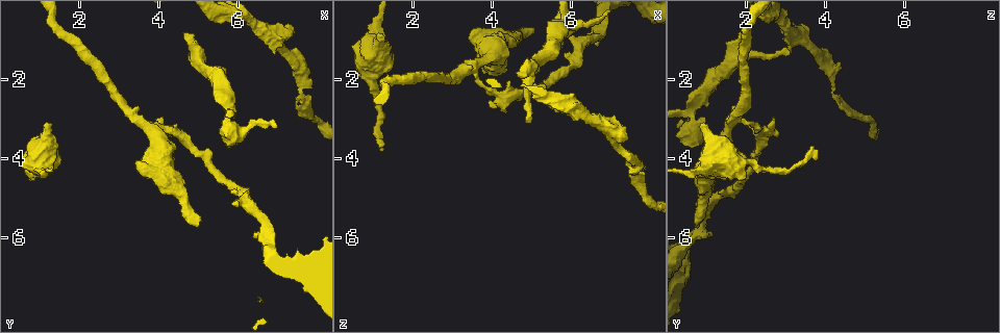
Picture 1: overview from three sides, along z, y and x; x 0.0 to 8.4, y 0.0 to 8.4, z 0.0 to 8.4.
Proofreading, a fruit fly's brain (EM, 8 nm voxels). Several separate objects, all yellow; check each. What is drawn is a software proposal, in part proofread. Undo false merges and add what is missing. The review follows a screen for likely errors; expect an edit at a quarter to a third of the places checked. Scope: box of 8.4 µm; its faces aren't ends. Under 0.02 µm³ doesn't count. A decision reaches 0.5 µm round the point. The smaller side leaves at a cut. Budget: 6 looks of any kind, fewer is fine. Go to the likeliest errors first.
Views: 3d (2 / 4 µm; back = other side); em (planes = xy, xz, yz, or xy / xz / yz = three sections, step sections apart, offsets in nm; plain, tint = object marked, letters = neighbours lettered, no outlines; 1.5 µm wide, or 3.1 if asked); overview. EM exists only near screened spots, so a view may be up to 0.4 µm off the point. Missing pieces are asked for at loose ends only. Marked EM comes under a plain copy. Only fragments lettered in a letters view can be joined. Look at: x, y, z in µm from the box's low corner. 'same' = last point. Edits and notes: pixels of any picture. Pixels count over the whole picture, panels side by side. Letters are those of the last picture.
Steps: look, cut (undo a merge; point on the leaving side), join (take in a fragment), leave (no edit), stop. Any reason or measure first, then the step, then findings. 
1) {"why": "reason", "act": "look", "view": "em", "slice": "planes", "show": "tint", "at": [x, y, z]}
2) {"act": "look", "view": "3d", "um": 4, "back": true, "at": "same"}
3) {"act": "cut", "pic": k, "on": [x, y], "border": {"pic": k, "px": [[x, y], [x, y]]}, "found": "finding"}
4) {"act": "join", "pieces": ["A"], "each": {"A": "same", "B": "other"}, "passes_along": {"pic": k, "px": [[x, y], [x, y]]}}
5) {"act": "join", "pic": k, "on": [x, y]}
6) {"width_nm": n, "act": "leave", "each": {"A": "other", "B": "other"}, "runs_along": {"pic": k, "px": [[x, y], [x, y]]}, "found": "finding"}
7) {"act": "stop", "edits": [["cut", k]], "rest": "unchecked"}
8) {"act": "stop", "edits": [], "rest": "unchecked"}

{"why": "an open end", "act": "look", "view": "em", "slice": "yz", "step": 8, "show": "letters", "at": [5.00, 5.75, 0.85]}

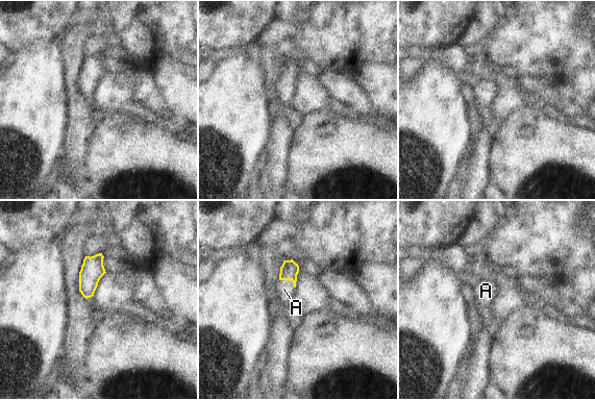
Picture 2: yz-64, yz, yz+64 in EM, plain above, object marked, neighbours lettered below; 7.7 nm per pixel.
{"act": "join", "pieces": ["A"], "each": {"A": "same"}, "found": "the neuron continues"}

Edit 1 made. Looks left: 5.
{"why": "stops while still wide", "act": "look", "view": "em", "slice": "yz", "step": 4, "show": "letters", "at": [1.25, 3.15, 0.80]}

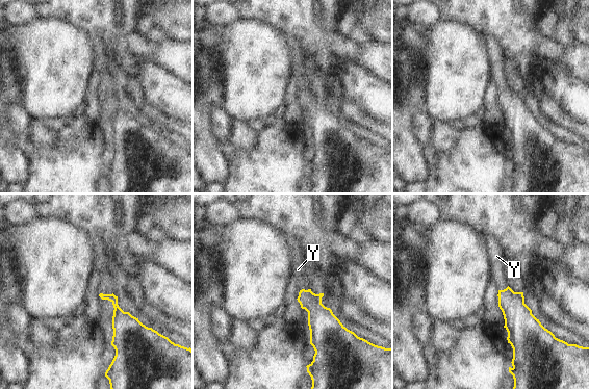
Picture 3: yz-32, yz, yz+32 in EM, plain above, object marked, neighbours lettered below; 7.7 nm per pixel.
{"act": "look", "view": "em", "slice": "planes", "show": "letters", "at": "same"}

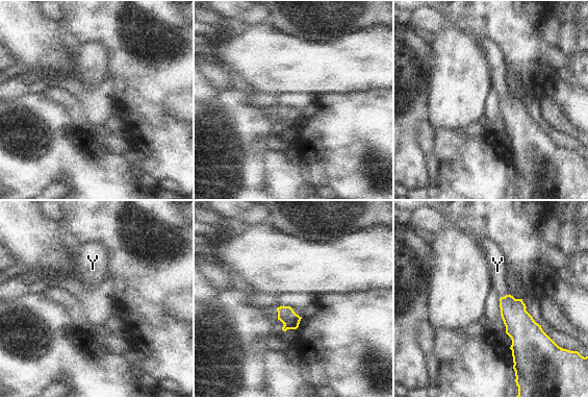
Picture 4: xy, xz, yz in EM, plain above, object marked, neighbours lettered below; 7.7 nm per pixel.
{"longest_contact_nm": ["Y", 90], "act": "join", "pieces": ["Y"], "each": {"Y": "same"}, "found": "the neuron continues"}

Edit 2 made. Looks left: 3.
{"act": "look", "view": "overview"}

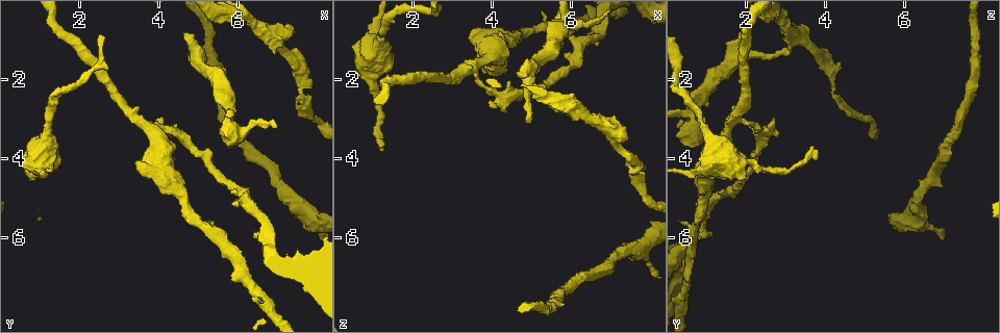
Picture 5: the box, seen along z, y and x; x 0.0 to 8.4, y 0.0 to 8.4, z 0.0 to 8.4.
{"why": "free end", "act": "look", "view": "em", "slice": "planes", "show": "tint", "at": [1.20, 3.70, 3.65]}

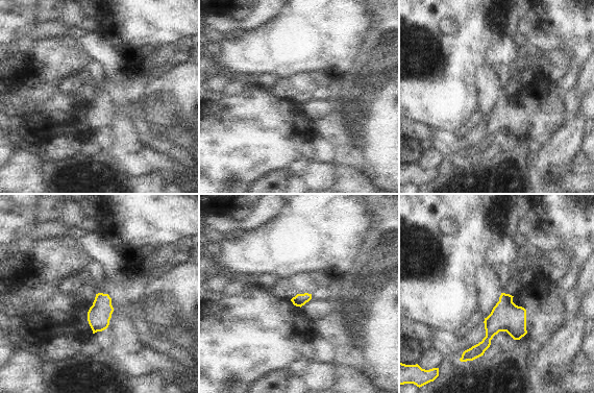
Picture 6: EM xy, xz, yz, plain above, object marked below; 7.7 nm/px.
{"why": "see the neighbours", "act": "look", "view": "em", "slice": "planes", "show": "letters", "at": "same"}

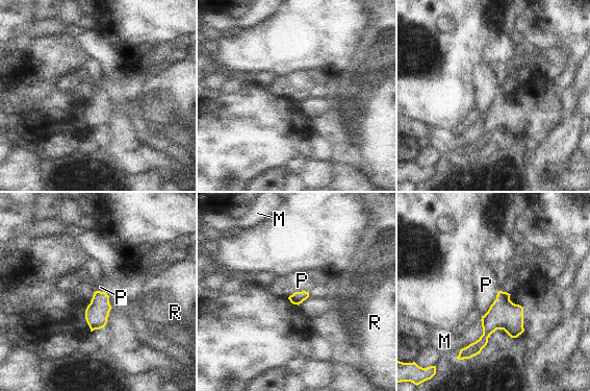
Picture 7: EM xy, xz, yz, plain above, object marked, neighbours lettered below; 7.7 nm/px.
{"act": "leave", "each": {"M": "other", "P": "other", "R": "other"}, "border": {"pic": 7, "px": [[498, 290], [495, 299], [482, 316]]}, "found": "no lettered fragment goes on from it"}

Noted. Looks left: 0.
{"act": "stop", "edits": [["join", 2], ["join", 4]], "rest": "unchecked"}

